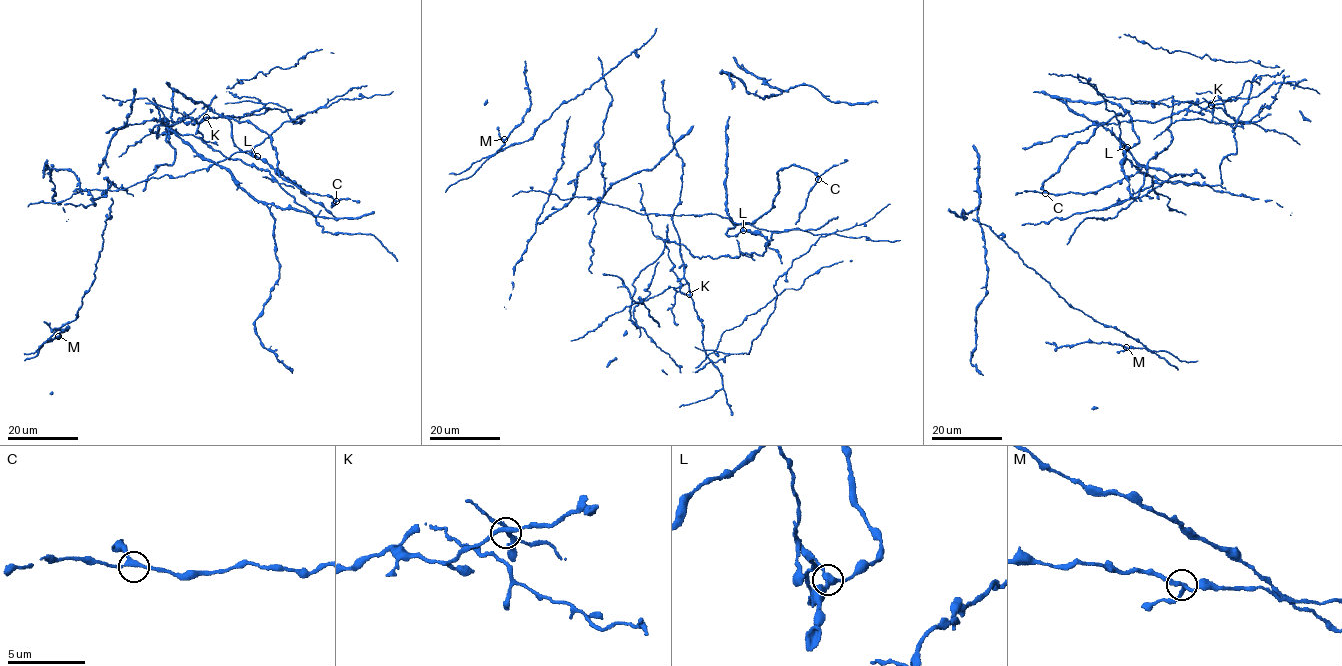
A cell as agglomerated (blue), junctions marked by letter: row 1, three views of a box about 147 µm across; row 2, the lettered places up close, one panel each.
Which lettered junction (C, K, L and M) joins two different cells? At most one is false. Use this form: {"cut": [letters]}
{"cut": ["L"]}

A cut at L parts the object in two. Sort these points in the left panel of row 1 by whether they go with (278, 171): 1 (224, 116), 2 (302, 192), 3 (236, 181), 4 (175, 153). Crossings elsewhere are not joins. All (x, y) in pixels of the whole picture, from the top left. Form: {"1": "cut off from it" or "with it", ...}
{"1": "with it", "2": "with it", "3": "with it", "4": "cut off from it"}

